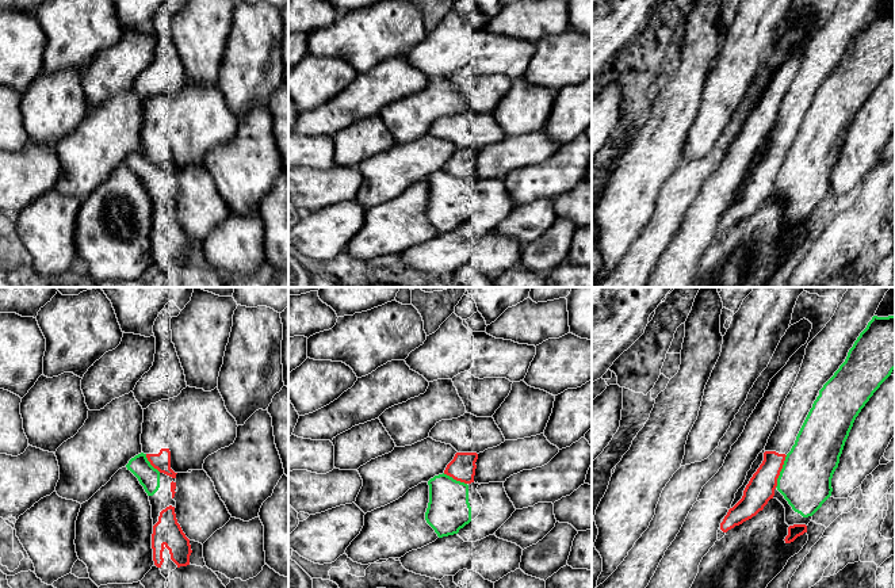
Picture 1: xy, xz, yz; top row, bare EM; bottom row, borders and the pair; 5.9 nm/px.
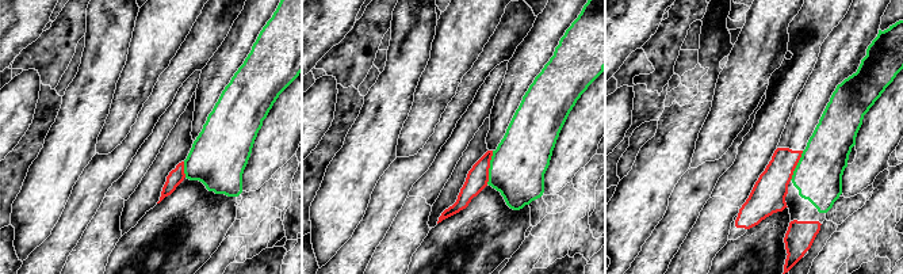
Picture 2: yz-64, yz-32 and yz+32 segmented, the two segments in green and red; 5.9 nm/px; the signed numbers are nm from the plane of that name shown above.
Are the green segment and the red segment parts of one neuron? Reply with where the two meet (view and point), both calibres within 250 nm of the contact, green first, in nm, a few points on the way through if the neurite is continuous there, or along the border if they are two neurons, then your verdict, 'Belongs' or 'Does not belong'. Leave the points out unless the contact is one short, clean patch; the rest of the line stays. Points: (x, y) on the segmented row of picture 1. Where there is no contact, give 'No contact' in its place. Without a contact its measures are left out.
Touches green at yz (780, 472). Thickness 320 nm (green) against 160 nm. Belongs

